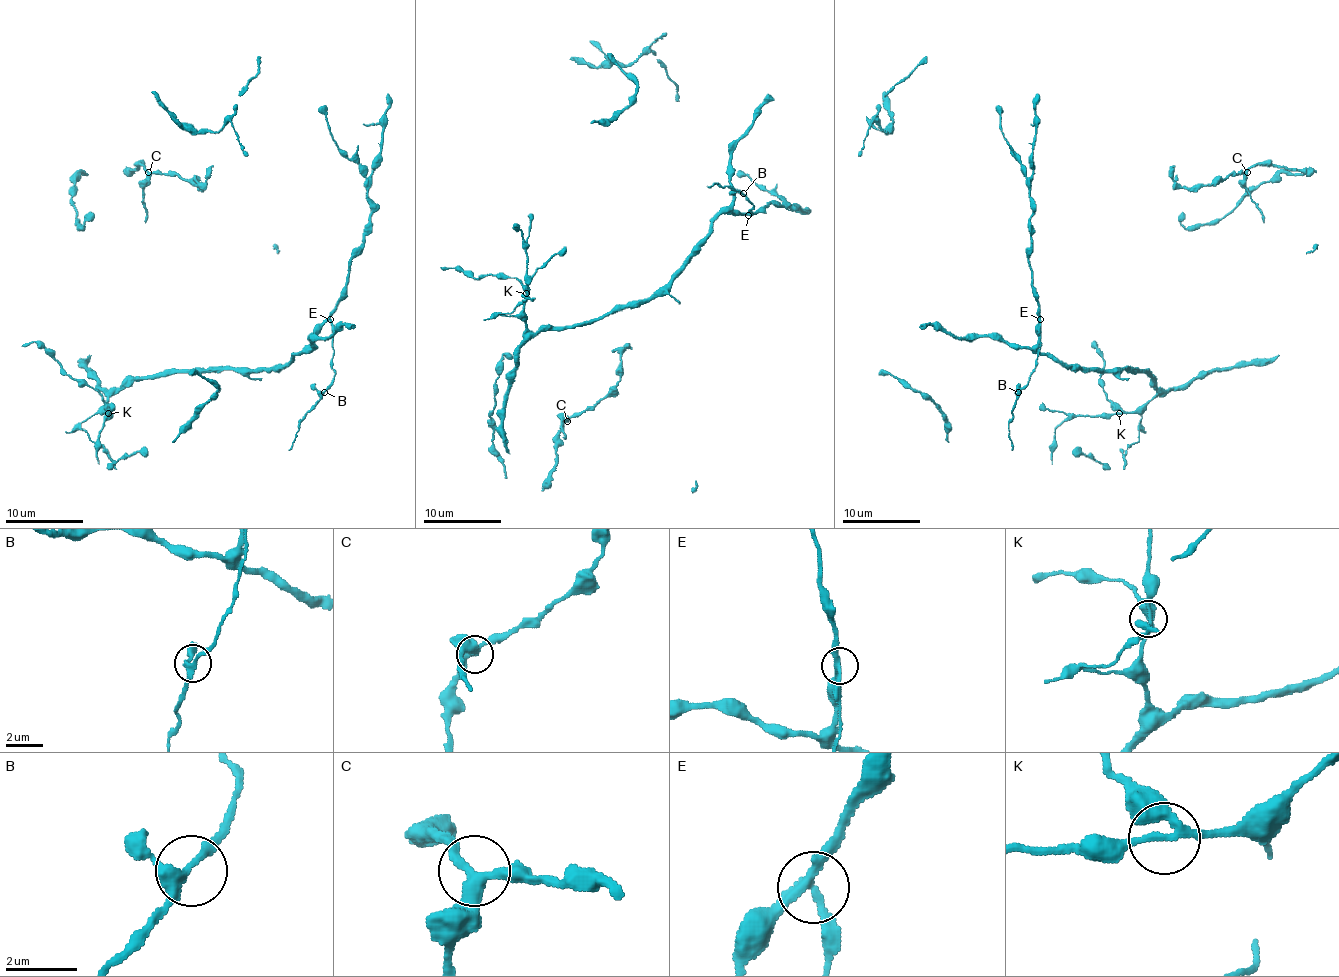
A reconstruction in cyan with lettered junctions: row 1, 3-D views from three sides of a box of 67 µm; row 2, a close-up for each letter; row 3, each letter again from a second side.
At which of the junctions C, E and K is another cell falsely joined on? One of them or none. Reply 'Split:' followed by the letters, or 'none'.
Split: E

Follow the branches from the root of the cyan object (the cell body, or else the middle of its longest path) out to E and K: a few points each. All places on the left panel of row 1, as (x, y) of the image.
E: (234, 369), (282, 369), (309, 348), (313, 336), (330, 319)
K: (234, 369), (187, 369), (152, 379), (127, 379), (108, 398), (108, 413)

